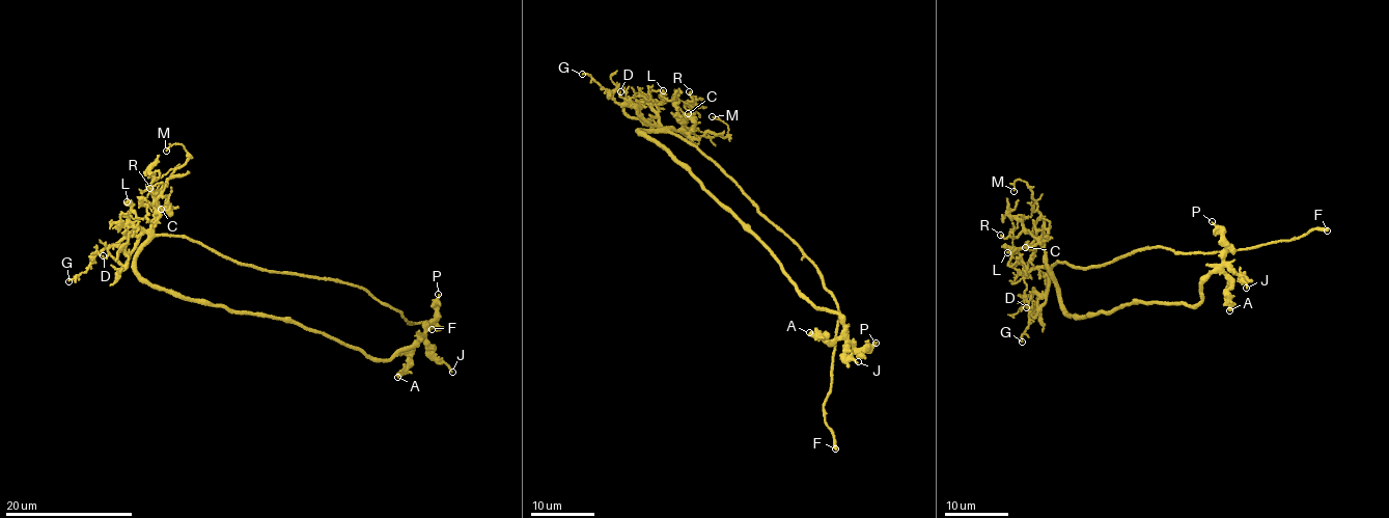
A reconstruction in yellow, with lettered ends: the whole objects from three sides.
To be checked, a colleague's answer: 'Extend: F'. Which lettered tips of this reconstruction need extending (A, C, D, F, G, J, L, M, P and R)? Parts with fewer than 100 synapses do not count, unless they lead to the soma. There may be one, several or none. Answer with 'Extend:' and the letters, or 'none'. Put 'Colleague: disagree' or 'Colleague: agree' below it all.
Extend: F
Colleague: agree

